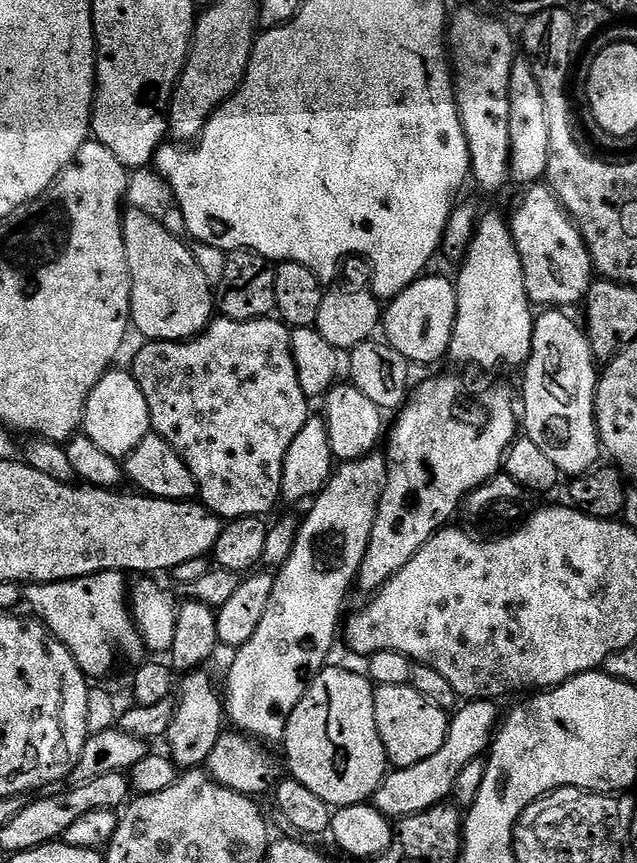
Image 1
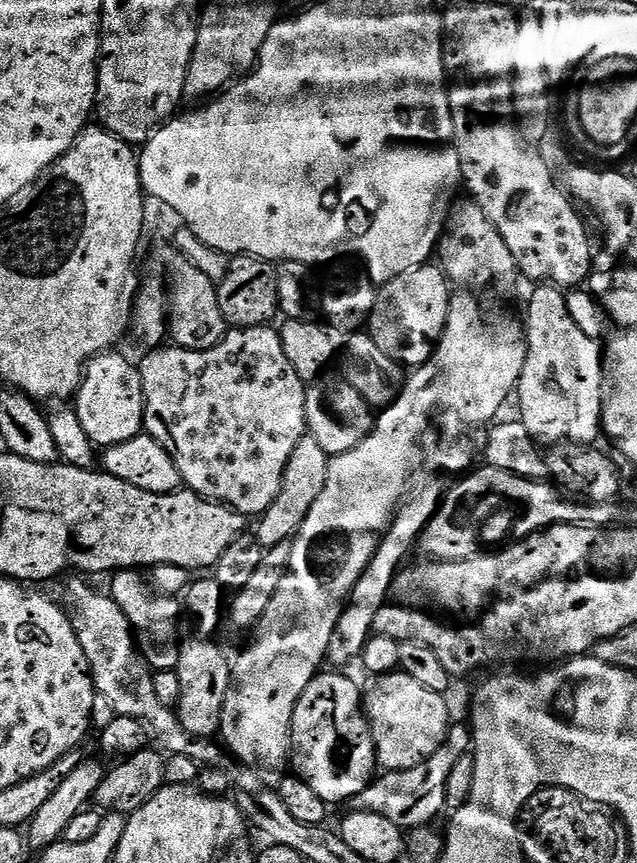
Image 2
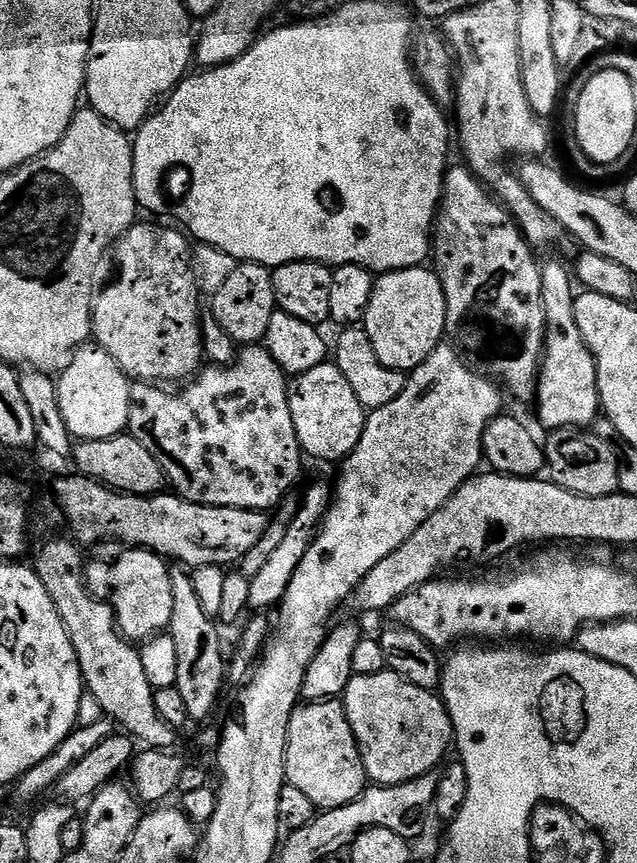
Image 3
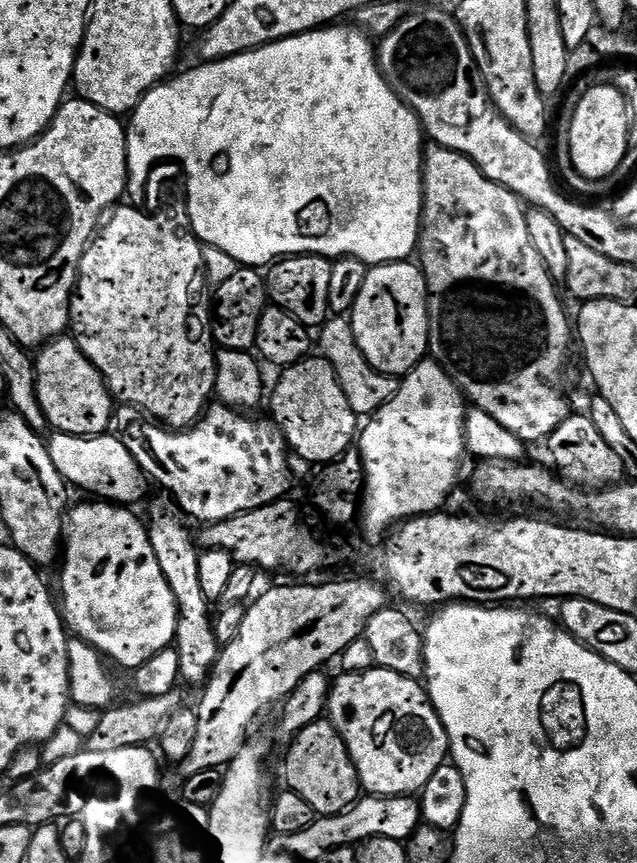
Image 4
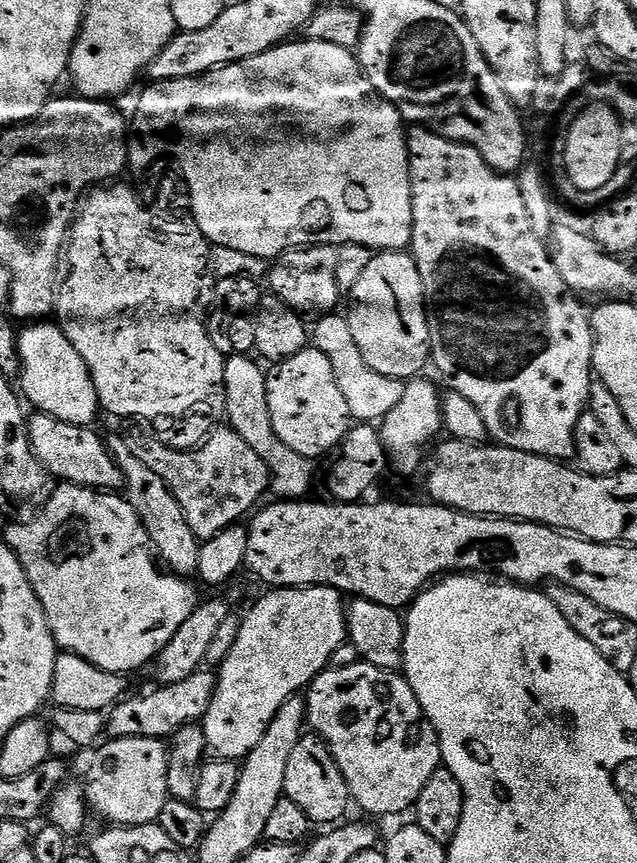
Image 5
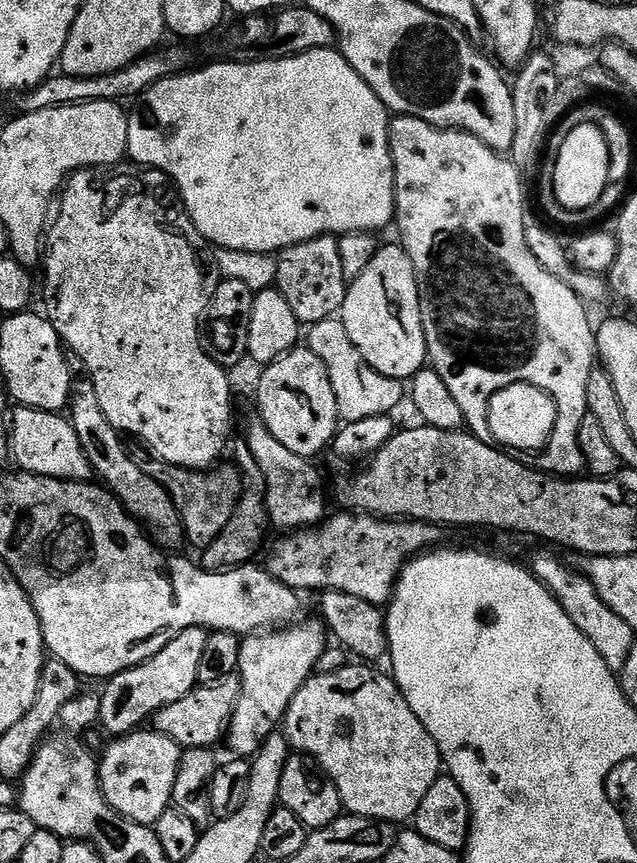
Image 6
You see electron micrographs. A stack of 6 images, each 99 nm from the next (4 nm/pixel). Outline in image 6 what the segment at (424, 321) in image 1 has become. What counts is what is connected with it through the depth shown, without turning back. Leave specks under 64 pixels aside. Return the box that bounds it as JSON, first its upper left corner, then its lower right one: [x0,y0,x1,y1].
[338,246,429,382]

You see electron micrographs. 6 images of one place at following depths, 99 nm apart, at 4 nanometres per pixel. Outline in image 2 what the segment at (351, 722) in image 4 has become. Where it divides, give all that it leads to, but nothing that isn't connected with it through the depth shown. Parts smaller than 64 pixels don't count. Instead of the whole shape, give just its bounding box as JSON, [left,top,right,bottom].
[362,670,448,772]

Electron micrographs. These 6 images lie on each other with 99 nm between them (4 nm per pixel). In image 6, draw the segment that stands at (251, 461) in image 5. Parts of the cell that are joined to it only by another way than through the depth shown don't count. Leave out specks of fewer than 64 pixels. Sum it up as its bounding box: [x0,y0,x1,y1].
[143,459,242,550]

